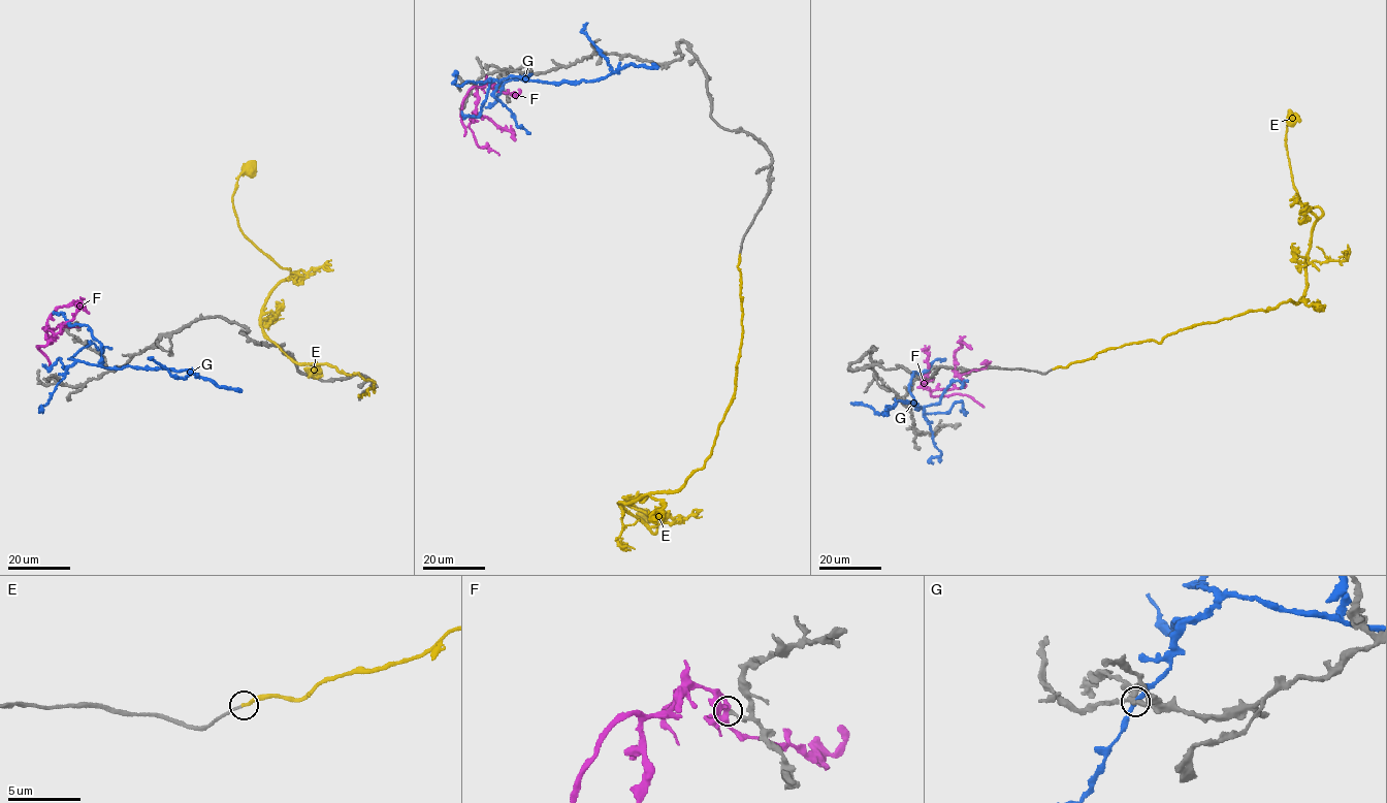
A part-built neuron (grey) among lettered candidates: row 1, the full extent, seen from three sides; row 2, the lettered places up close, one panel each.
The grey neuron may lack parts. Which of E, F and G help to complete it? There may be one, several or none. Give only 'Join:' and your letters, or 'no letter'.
Join: E

